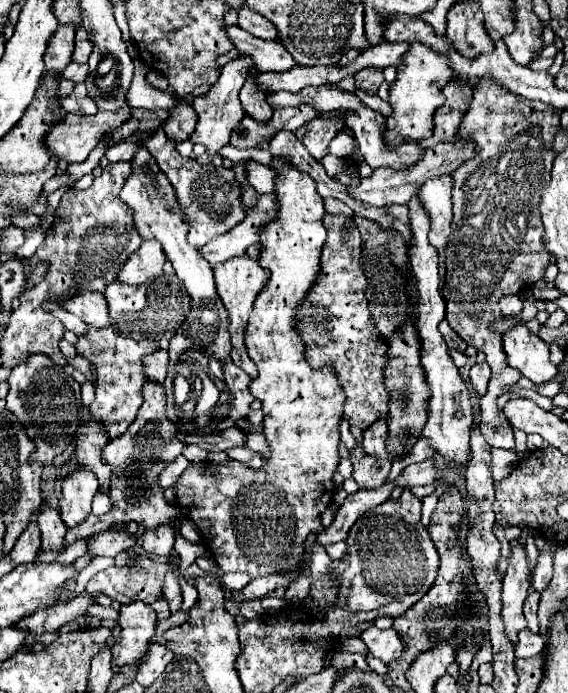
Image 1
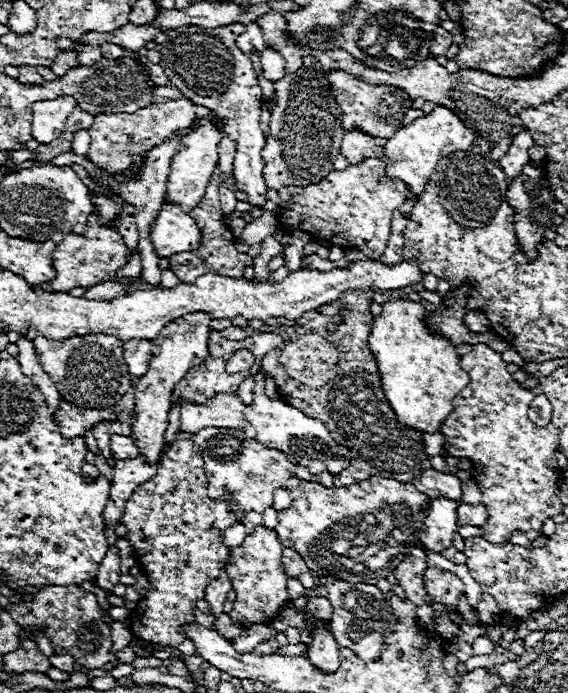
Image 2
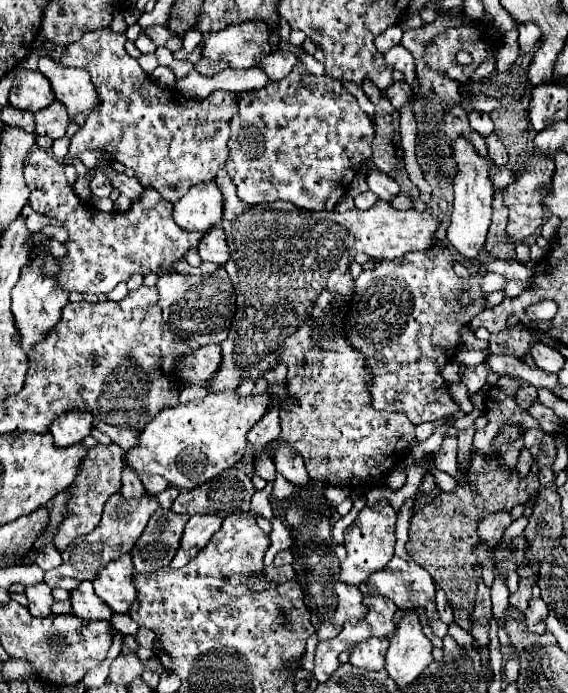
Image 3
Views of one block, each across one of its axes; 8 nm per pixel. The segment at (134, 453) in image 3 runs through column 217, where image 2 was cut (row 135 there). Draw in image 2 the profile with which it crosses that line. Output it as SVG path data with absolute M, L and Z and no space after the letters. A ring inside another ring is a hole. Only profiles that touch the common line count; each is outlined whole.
M434 106L432 114L422 116L408 126L402 126L388 142L384 150L384 162L386 162L386 174L390 178L402 180L412 192L422 194L424 186L430 180L430 174L434 172L436 164L446 158L452 152L458 150L470 150L476 140L476 134L464 126L464 122L446 106Z

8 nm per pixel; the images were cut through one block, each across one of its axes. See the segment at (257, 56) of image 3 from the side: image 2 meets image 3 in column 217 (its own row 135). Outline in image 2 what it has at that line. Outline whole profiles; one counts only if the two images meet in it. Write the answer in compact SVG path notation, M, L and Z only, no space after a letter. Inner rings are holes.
M60 96L54 100L34 102L32 108L32 138L42 144L56 140L64 132L66 118L76 108L76 100L72 96Z

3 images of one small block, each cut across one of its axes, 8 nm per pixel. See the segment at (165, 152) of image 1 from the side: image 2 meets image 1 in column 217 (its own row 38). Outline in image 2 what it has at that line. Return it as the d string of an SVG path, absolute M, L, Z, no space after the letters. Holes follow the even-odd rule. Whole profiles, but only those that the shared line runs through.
M236 22L230 26L220 26L220 30L200 30L200 26L182 26L180 30L170 30L166 42L160 46L160 66L170 80L170 86L178 88L188 100L200 104L220 118L224 118L224 132L230 136L238 148L234 158L234 184L238 190L248 194L252 206L262 206L266 184L264 184L264 160L260 156L266 146L266 138L260 128L260 98L262 90L258 78L254 76L250 58L236 46L238 34L244 32L244 24Z

